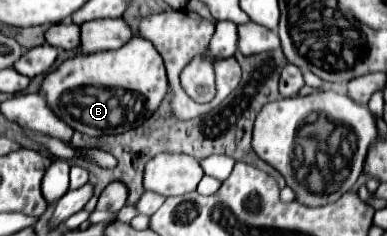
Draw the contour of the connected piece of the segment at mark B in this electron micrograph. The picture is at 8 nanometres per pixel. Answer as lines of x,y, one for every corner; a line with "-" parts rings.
133,37
131,41
127,41
127,45
123,45
117,51
99,51
91,55
79,53
63,61
55,71
45,75
39,93
45,97
49,109
61,121
65,121
71,129
85,133
89,137
117,135
117,133
135,129
137,125
141,125
145,119
149,119
155,113
155,109
167,95
167,75
165,75
163,59
153,47
153,43
141,37

